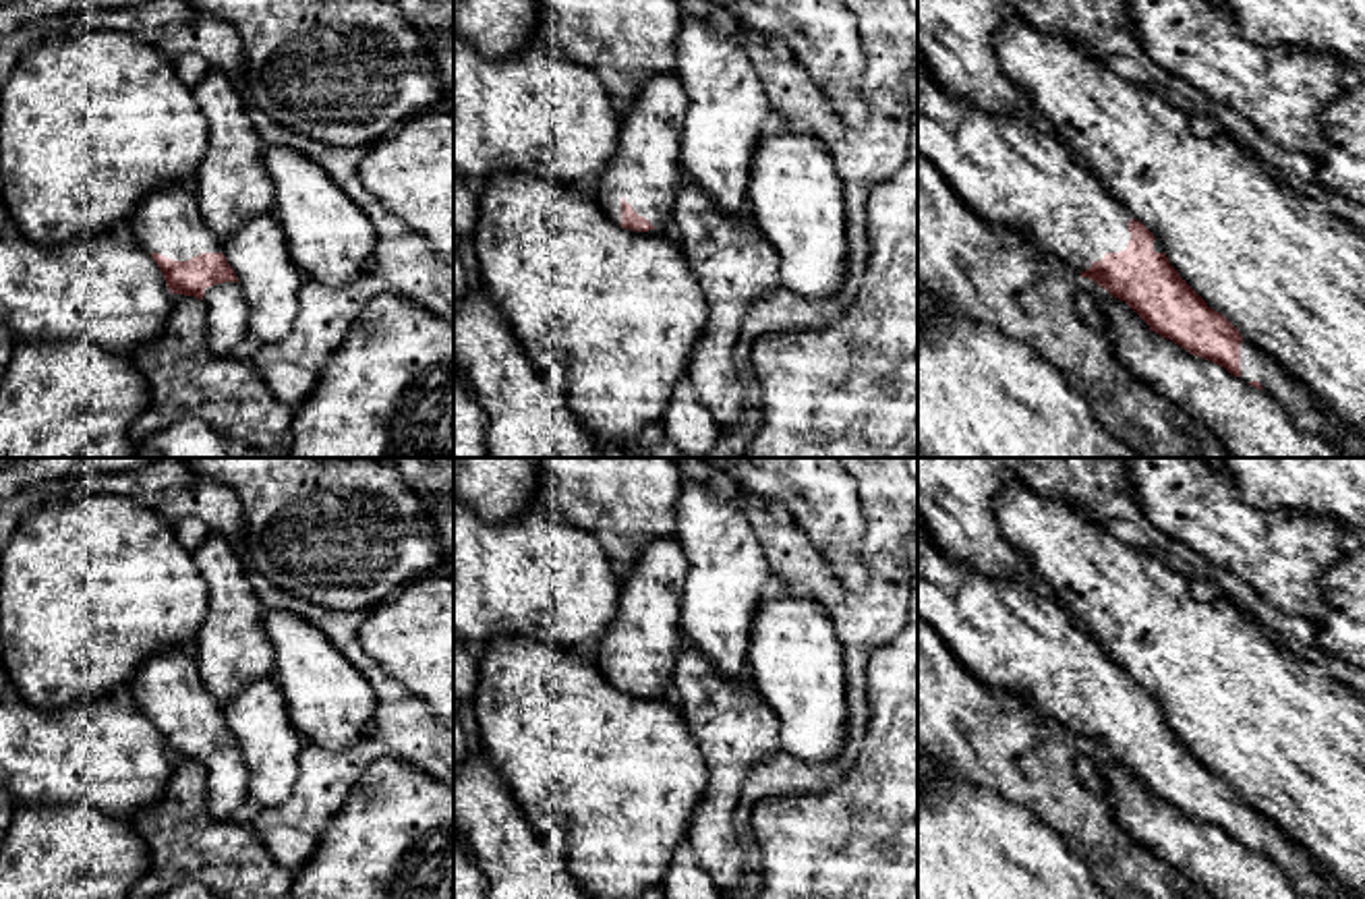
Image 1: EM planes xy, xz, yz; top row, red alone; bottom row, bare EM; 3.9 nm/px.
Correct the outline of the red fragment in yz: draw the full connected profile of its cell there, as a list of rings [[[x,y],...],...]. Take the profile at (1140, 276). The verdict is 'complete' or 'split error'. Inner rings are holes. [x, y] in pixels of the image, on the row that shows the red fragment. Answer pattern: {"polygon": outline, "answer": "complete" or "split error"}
{"polygon": [[[918,50],[918,151],[947,178],[953,191],[994,226],[1017,228],[1044,253],[1071,271],[1094,280],[1125,300],[1152,331],[1172,340],[1189,354],[1224,367],[1257,389],[1266,389],[1305,433],[1344,450],[1365,454],[1365,439],[1334,420],[1270,354],[1249,344],[1241,331],[1214,311],[1170,265],[1154,234],[1135,220],[1042,122],[1025,114],[978,110],[942,89]]], "answer": "split error"}

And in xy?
{"polygon": [[[191,184],[159,186],[143,197],[126,228],[159,265],[172,294],[205,302],[209,348],[230,356],[249,334],[249,311],[222,240],[207,228]]], "answer": "split error"}

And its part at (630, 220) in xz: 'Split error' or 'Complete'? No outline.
Split error

